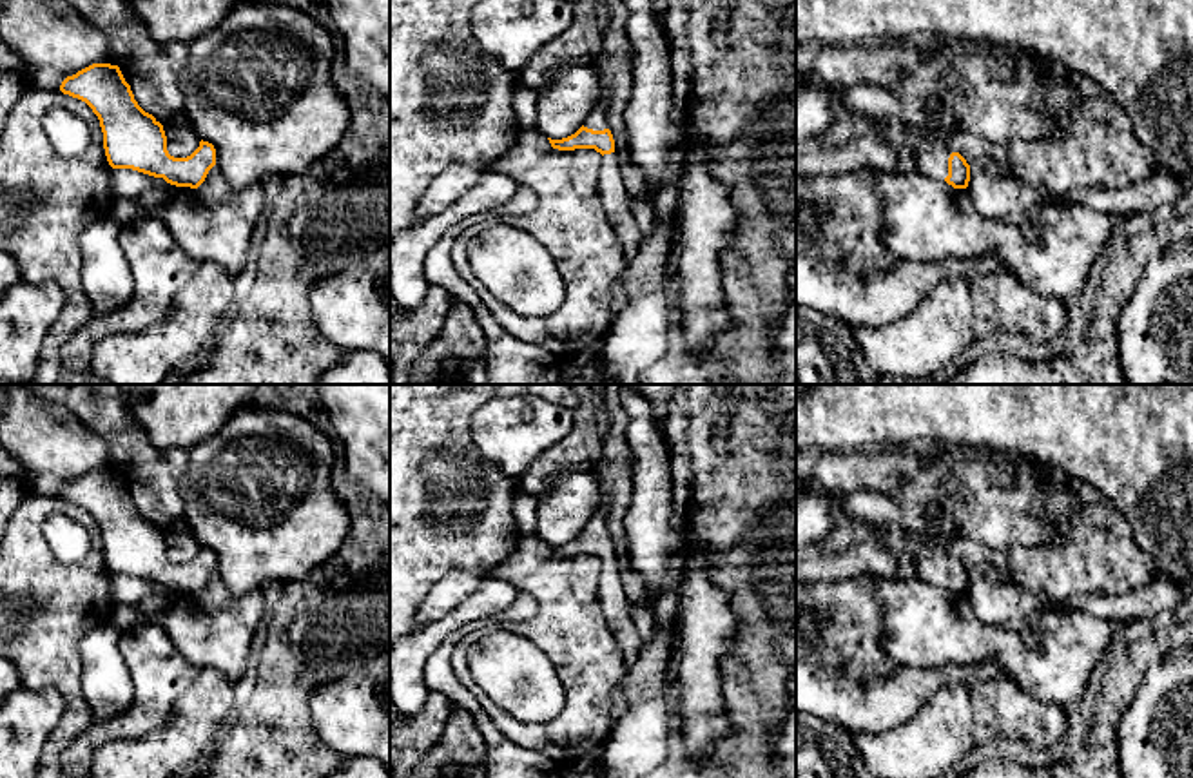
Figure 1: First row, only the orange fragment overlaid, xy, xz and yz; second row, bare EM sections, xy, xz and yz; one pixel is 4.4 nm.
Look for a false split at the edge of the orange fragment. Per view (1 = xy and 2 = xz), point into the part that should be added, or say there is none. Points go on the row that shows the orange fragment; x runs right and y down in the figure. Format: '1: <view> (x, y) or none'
1: none
2: xz (611, 189)

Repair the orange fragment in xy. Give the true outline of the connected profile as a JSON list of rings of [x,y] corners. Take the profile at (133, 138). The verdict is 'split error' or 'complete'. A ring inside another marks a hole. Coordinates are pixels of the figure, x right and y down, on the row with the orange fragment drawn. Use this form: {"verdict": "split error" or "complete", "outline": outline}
{"verdict": "complete", "outline": [[[92,63],[67,76],[60,91],[85,102],[98,116],[112,169],[132,169],[176,187],[198,189],[216,165],[216,149],[203,140],[187,158],[169,154],[163,125],[138,105],[118,65]]]}

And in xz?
{"verdict": "split error", "outline": [[[600,102],[575,134],[562,140],[548,140],[551,147],[558,151],[595,149],[604,156],[598,170],[598,194],[606,216],[620,241],[624,258],[629,263],[640,250],[645,232],[631,214],[620,160],[615,154],[615,140],[606,120],[606,112],[607,103]]]}

